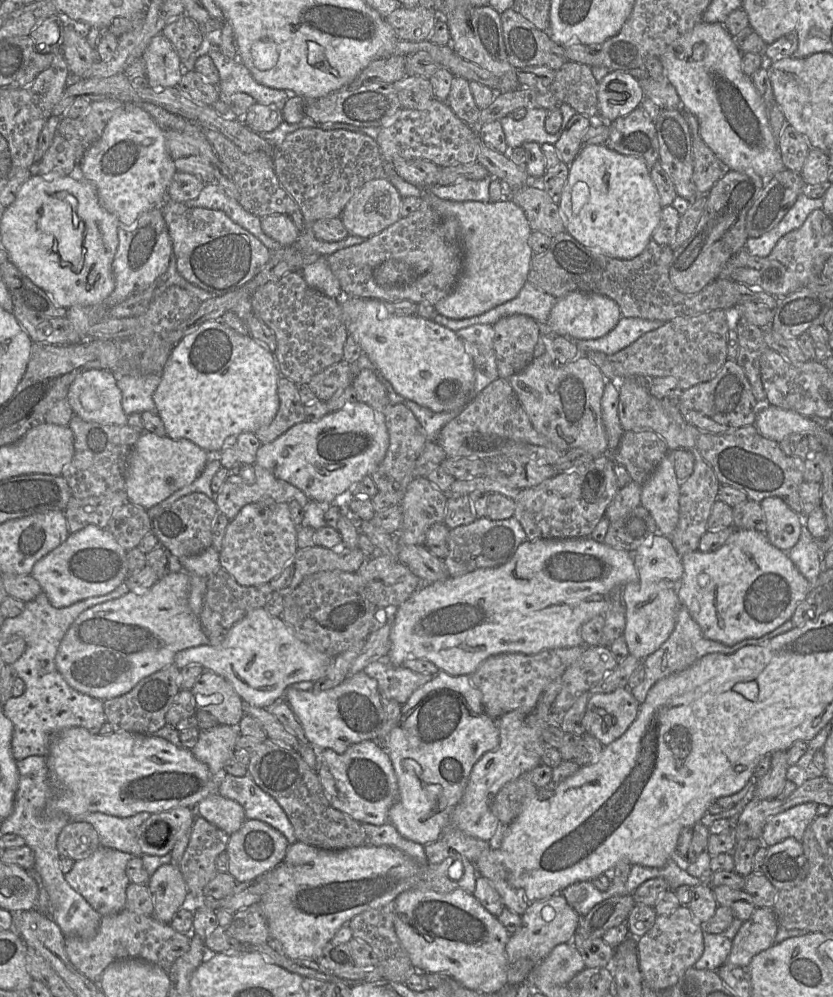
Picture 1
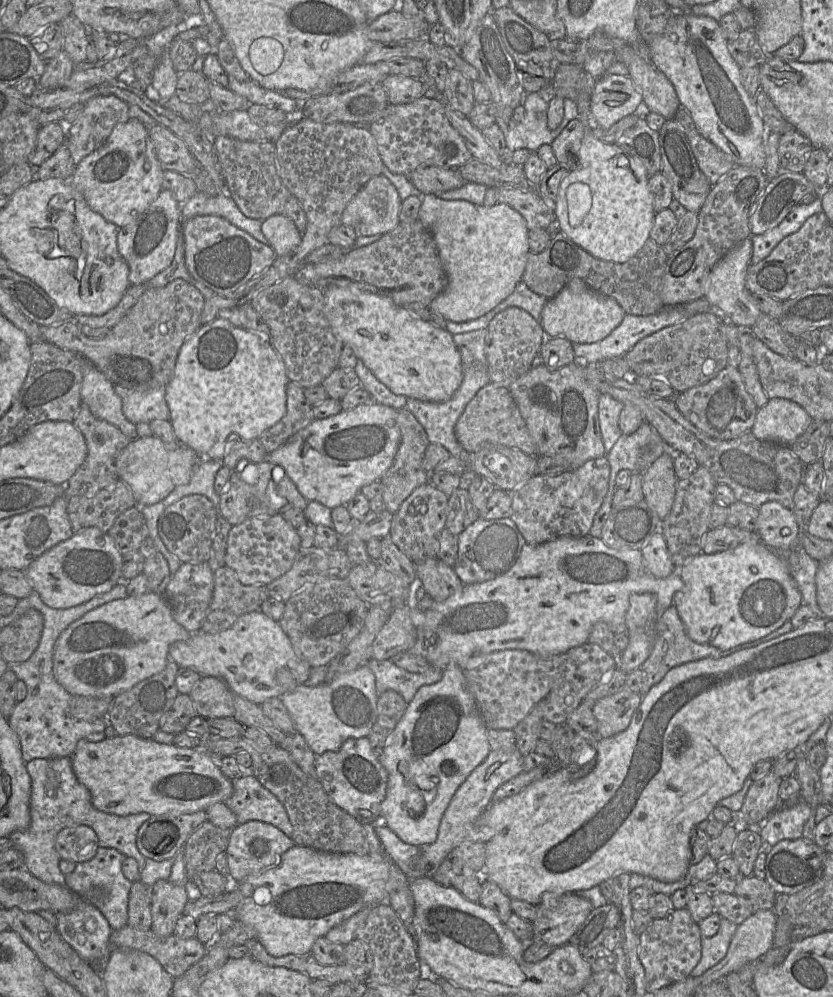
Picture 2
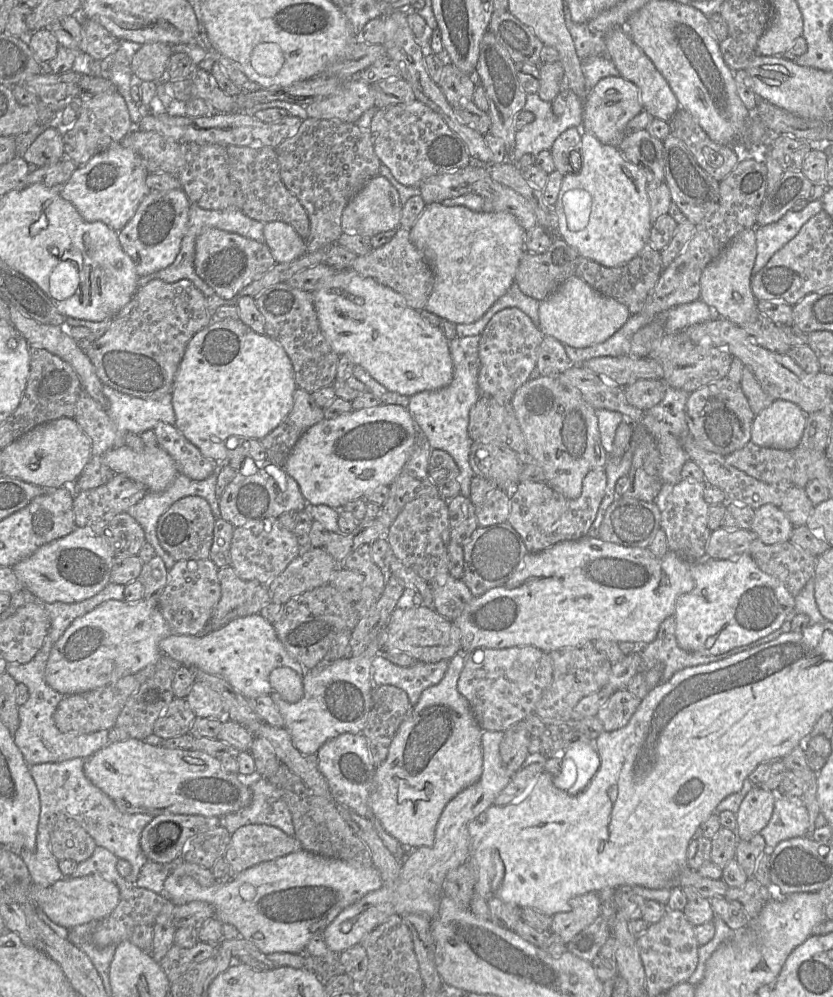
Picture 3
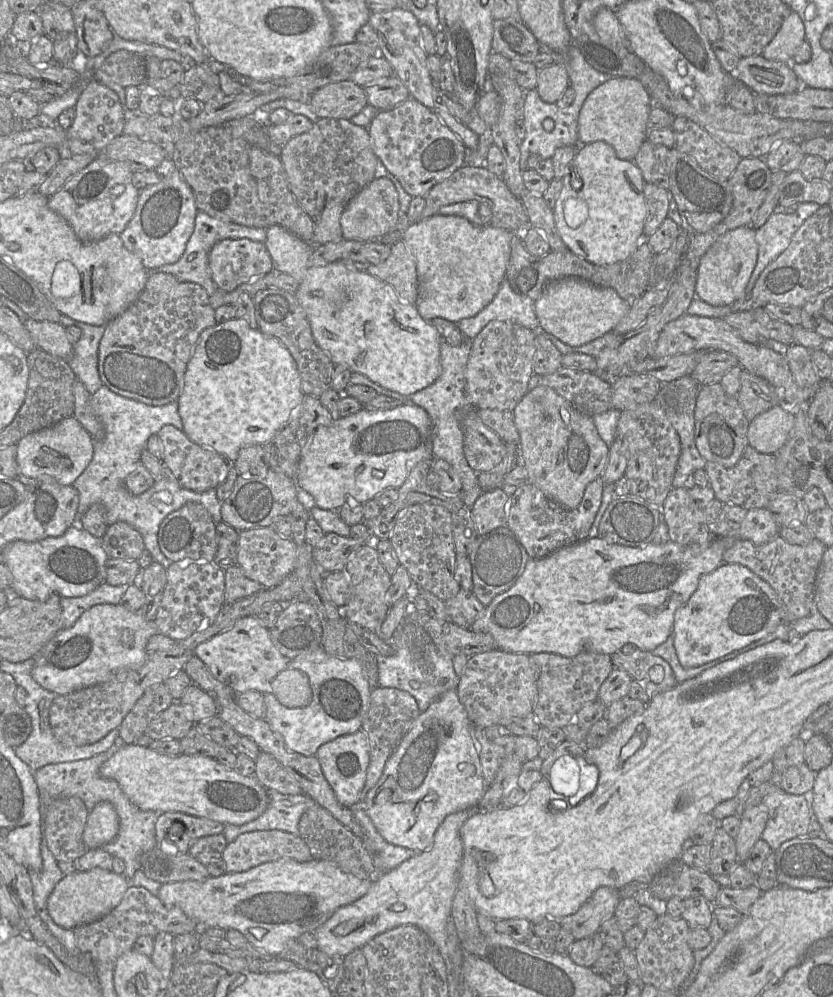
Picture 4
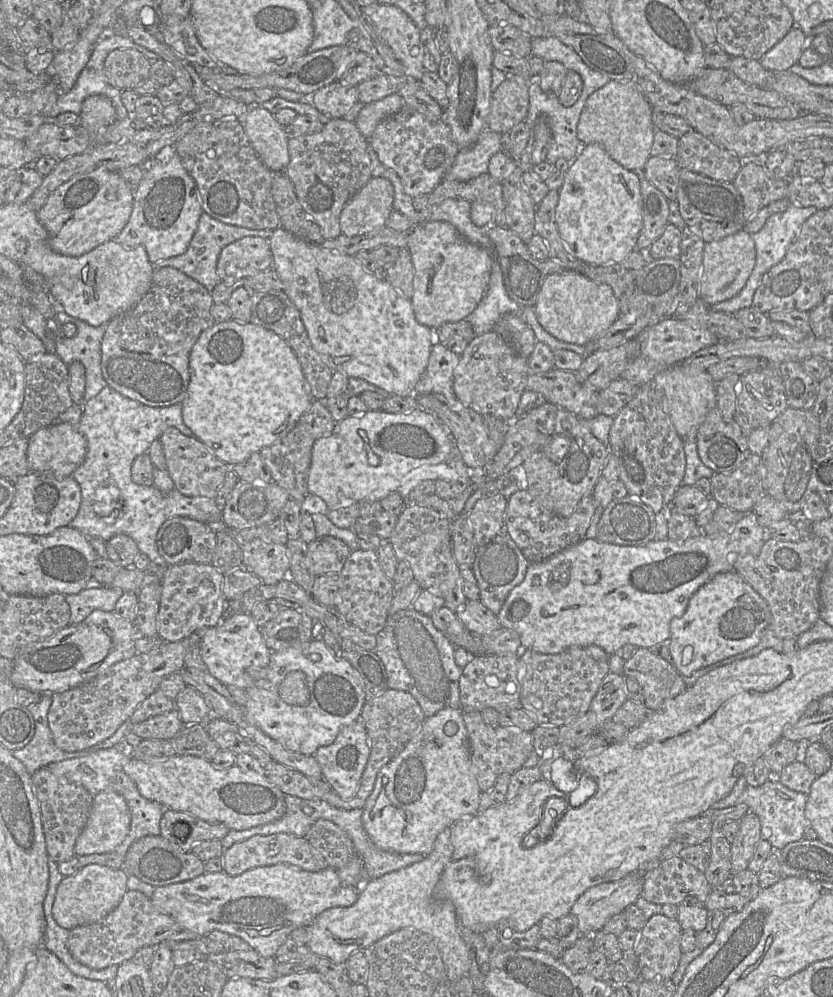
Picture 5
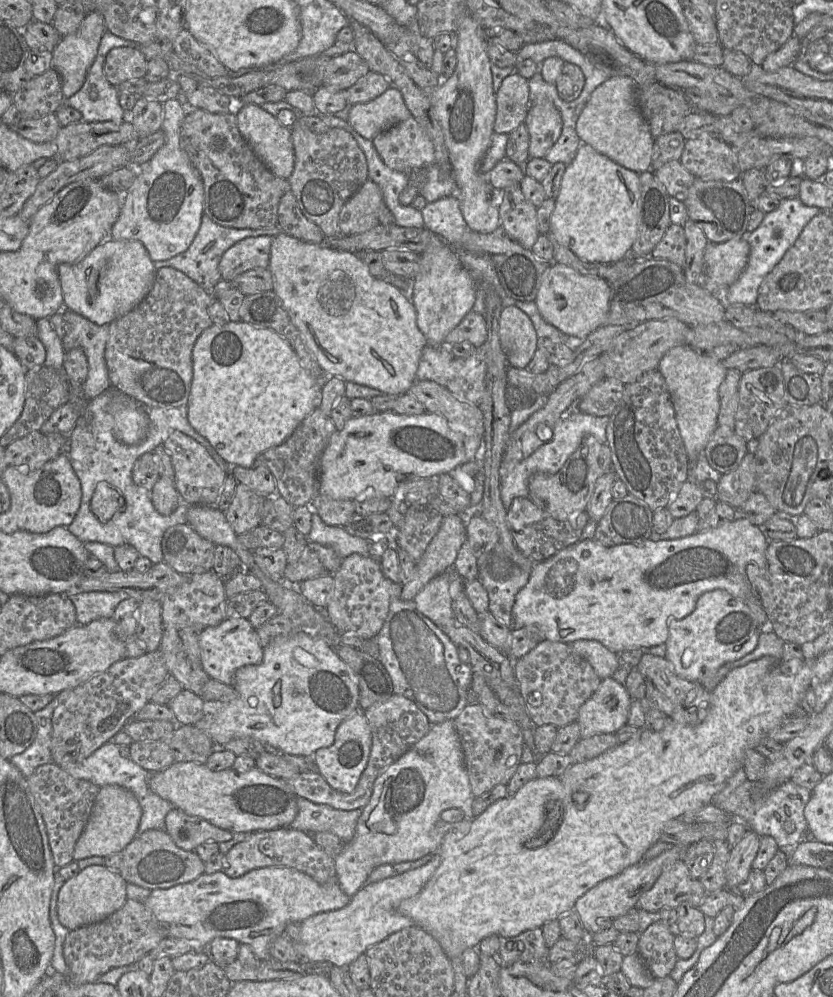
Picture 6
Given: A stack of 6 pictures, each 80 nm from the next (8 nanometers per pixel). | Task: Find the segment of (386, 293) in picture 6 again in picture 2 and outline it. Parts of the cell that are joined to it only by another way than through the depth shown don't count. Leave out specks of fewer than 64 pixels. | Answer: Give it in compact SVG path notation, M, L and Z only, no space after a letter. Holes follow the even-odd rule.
M273 215L263 220L261 231L277 256L283 256L297 247L302 238L291 219ZM357 284L329 285L322 288L323 312L334 335L349 345L372 374L396 395L428 402L445 402L458 390L463 379L460 352L453 335L431 322L410 314L387 296L360 288Z

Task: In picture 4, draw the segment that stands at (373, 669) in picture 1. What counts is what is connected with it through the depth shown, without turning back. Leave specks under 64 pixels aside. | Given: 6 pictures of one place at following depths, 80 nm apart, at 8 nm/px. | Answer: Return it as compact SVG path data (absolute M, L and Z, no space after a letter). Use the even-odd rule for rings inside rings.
M405 615L387 642L394 649L391 656L376 655L378 686L396 688L411 694L424 712L432 702L451 689L456 689L459 676L453 667L453 656L439 650L426 630L413 618Z

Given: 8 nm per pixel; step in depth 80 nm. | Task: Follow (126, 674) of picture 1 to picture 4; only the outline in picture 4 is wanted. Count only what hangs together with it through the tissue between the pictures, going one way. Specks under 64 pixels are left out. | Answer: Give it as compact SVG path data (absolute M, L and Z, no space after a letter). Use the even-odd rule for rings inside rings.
M98 604L85 611L69 628L60 630L50 639L34 658L33 679L44 689L57 695L69 694L81 688L106 681L114 672L124 667L137 667L148 657L148 639L158 633L154 620L145 619L139 612L131 611L121 604Z

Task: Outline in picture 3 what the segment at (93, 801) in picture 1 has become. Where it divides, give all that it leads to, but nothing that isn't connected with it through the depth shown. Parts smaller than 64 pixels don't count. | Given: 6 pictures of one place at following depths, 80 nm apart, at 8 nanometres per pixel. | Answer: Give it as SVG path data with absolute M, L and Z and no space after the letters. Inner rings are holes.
M138 739L107 744L85 759L84 774L93 785L113 800L121 812L128 814L184 814L222 818L247 807L252 800L249 779L226 772L219 759L202 751L168 749Z

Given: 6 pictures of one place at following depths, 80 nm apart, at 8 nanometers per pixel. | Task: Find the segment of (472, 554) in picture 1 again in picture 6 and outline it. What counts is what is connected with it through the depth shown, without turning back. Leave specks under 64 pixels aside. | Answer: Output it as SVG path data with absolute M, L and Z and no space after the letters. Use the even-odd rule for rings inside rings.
M501 545L477 558L478 579L487 591L489 611L507 627L514 627L512 608L517 593L527 584L530 573L516 565Z

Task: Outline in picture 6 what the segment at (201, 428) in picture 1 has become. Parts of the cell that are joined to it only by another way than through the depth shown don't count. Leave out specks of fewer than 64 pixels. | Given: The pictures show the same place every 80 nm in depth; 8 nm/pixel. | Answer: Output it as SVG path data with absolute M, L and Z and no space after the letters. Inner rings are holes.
M244 321L213 324L197 338L192 350L192 361L188 421L232 466L252 467L259 454L282 444L319 406L321 385L301 365L289 342L272 329Z

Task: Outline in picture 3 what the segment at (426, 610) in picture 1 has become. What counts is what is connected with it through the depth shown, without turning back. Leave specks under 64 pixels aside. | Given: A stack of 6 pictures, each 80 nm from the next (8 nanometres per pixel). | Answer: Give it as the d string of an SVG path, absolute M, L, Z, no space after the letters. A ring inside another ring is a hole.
M586 536L578 540L563 541L540 552L528 552L523 557L517 571L504 585L493 588L481 596L474 597L462 613L451 622L461 633L461 652L463 654L469 654L477 648L505 649L515 646L532 646L549 653L563 648L580 648L596 639L615 640L618 643L633 642L643 646L655 640L661 623L667 617L674 616L677 598L693 590L695 583L691 575L691 565L692 563L669 549L662 557L656 557L648 547L625 547L603 541L599 537Z

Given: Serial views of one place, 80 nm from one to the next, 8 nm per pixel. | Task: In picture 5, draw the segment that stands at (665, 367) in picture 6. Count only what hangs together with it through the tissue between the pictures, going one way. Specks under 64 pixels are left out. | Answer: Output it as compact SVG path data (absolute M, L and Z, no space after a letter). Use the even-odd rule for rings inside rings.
M680 363L675 364L654 376L653 384L662 400L664 411L669 415L681 439L697 437L697 431L710 410L717 407L716 385L711 375L702 371L689 375Z

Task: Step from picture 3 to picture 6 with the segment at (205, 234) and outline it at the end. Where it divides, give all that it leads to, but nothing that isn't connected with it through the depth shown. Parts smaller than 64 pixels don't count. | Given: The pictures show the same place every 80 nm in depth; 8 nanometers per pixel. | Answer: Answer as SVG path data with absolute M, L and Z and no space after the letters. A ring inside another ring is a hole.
M273 237L245 238L223 254L219 270L222 279L232 282L238 275L256 268L268 268Z

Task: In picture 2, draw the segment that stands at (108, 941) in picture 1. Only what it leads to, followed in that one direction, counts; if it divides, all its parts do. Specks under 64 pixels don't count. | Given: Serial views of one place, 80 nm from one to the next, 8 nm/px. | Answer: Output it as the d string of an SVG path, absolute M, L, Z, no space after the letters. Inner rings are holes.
M128 925L113 930L111 948L131 948L154 957L174 979L182 976L191 966L201 960L207 945L197 938L182 939L172 934L160 938L151 930L139 930Z

